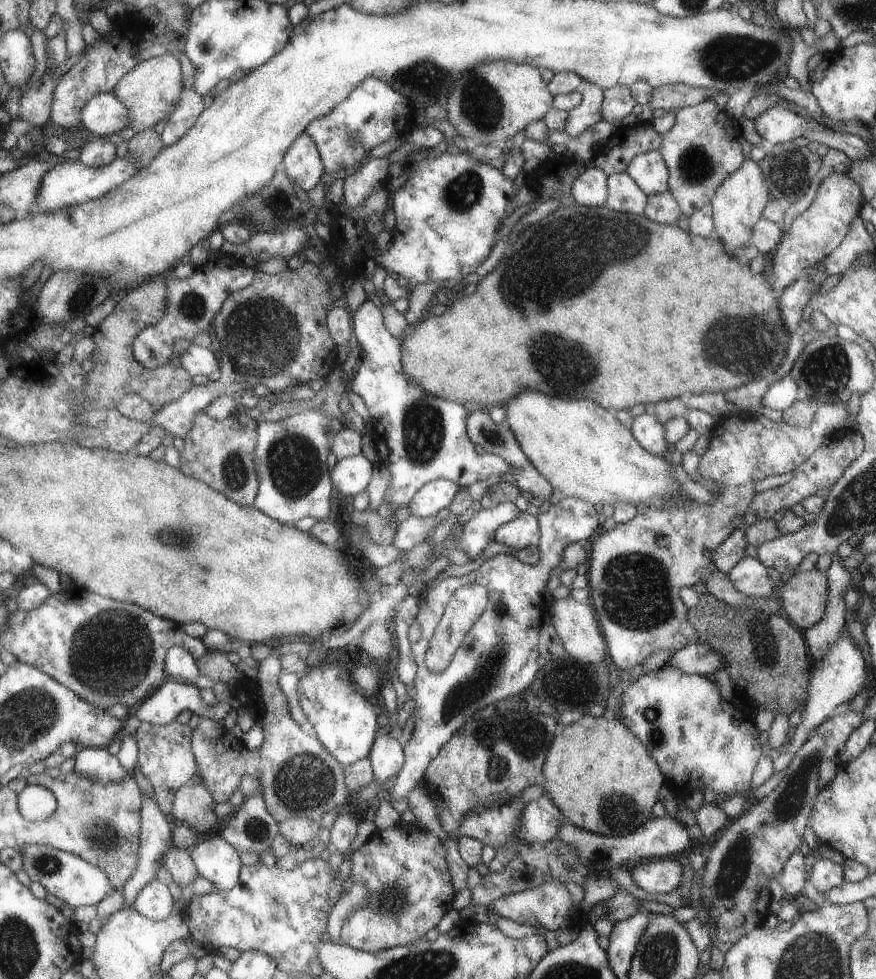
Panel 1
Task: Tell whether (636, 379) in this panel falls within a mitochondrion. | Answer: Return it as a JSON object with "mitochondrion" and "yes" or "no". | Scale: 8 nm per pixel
{"mitochondrion":"no"}

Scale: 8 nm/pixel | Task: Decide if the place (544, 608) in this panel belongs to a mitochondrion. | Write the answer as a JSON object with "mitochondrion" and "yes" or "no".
{"mitochondrion":"no"}

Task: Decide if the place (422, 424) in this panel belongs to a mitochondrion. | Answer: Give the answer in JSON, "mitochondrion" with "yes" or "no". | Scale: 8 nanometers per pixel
{"mitochondrion":"yes"}

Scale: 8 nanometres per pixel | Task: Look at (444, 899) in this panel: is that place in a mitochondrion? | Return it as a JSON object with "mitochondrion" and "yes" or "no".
{"mitochondrion":"no"}

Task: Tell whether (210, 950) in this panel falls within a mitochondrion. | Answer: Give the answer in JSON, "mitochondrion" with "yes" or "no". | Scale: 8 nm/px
{"mitochondrion":"no"}

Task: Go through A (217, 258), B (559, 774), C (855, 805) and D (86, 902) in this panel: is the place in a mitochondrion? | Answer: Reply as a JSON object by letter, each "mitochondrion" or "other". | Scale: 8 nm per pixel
{"A":"other","B":"other","C":"other","D":"other"}

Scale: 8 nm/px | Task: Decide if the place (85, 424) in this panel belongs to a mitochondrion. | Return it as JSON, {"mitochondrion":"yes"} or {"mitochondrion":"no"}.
{"mitochondrion":"yes"}

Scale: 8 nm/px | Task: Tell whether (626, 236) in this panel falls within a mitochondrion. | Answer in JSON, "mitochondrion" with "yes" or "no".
{"mitochondrion":"yes"}

